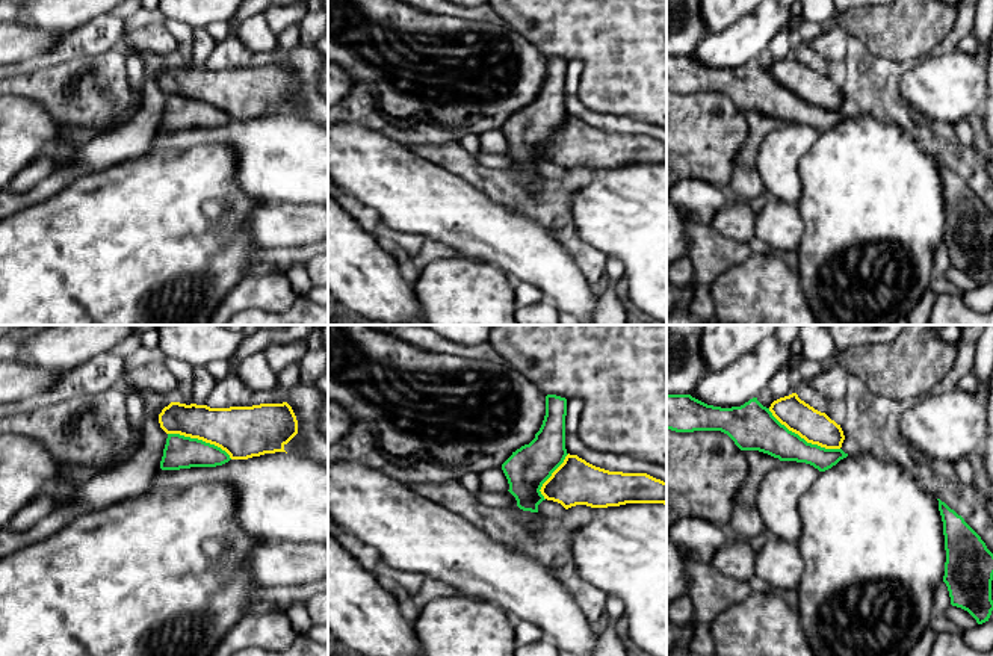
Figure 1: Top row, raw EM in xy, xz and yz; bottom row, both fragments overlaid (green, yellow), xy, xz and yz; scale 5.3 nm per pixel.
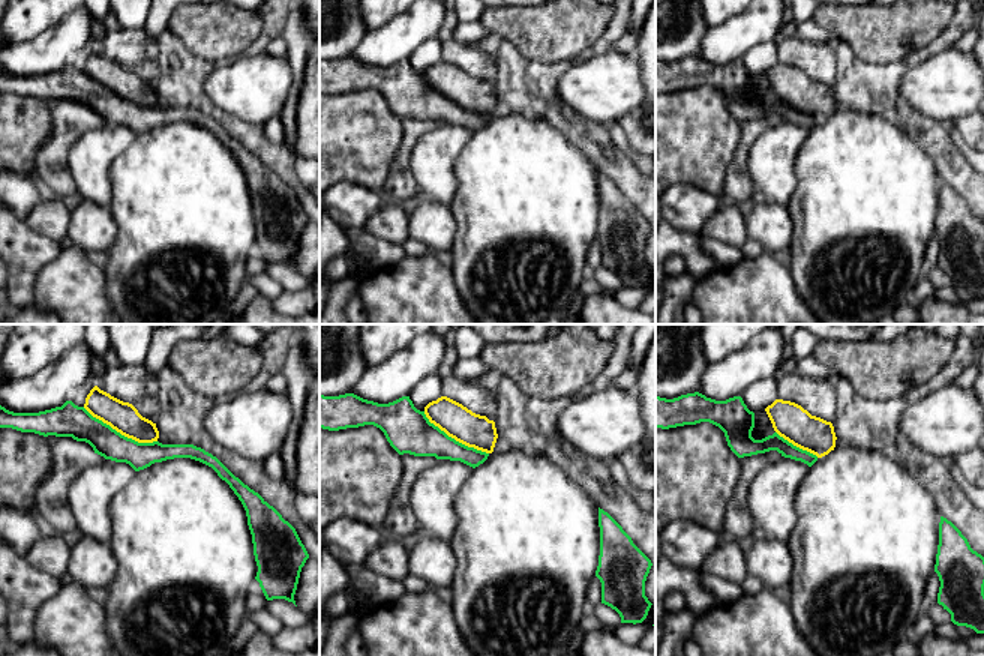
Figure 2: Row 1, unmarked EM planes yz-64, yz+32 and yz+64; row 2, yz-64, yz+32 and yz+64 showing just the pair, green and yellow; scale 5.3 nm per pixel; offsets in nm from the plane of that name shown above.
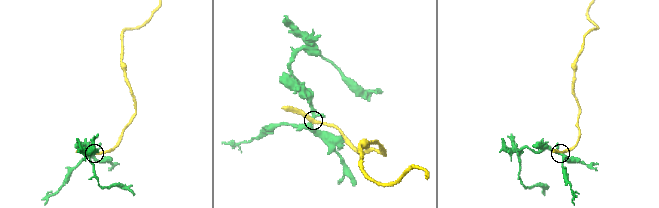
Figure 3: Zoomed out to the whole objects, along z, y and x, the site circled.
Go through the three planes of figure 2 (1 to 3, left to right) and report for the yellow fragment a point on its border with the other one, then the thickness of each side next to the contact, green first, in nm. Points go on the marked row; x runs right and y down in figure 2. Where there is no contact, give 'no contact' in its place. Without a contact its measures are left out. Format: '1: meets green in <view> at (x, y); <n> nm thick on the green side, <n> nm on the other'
1: meets green in yz-64 at (119, 433); 170 nm thick on the green side, 160 nm on the other
2: meets green in yz+32 at (453, 439); 240 nm thick on the green side, 180 nm on the other
3: meets green in yz+64 at (795, 446); 100 nm thick on the green side, 190 nm on the other

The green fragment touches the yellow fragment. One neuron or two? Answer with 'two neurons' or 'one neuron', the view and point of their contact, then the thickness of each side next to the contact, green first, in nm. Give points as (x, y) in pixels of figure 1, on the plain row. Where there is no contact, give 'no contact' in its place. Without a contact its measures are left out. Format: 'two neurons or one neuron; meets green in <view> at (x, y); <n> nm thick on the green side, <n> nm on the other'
one neuron; meets green in yz at (803, 100); 220 nm thick on the green side, 170 nm on the other

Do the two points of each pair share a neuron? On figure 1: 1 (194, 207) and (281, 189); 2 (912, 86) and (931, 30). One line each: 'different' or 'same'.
1: different
2: different

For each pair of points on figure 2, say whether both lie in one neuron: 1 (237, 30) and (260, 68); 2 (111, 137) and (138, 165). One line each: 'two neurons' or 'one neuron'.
1: two neurons
2: two neurons

